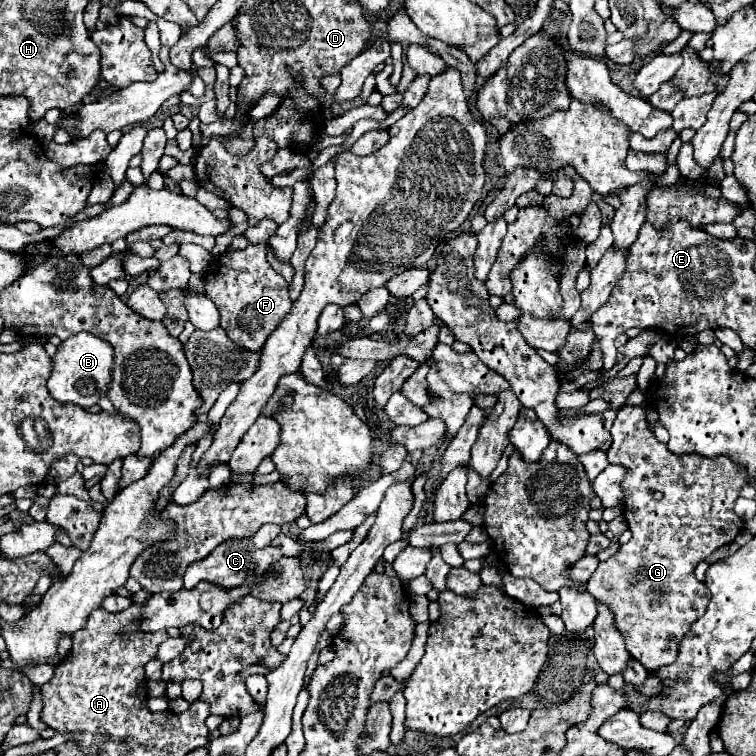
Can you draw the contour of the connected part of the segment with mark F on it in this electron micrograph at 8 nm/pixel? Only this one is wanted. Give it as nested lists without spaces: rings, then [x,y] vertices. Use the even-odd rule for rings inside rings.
[[[267,244],[247,246],[243,250],[229,248],[225,254],[213,260],[209,272],[205,274],[205,294],[221,312],[221,328],[225,328],[227,336],[235,344],[251,352],[259,352],[263,348],[269,334],[291,312],[293,306],[289,292],[285,292],[285,288],[289,287],[281,286],[279,274],[267,262],[267,250]]]

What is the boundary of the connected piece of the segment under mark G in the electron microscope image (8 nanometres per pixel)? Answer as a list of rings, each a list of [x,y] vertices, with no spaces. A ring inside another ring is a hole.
[[[623,406],[623,408],[619,408],[617,418],[615,418],[615,424],[613,424],[613,428],[611,428],[611,436],[613,436],[613,444],[611,444],[611,448],[607,450],[609,462],[611,462],[611,464],[621,464],[621,466],[625,466],[625,468],[629,470],[627,478],[623,480],[623,490],[625,490],[623,516],[625,516],[625,520],[627,520],[629,530],[633,532],[633,538],[631,538],[625,546],[621,546],[621,550],[619,550],[615,556],[611,556],[611,558],[605,560],[605,562],[599,562],[597,570],[591,574],[591,578],[589,578],[589,582],[587,582],[587,590],[595,596],[595,600],[597,600],[599,604],[607,604],[607,608],[611,608],[611,612],[613,612],[613,616],[615,616],[615,626],[619,628],[621,636],[625,638],[625,646],[627,646],[629,654],[631,654],[635,660],[639,660],[647,670],[653,672],[653,670],[657,670],[657,668],[663,668],[663,666],[675,662],[675,656],[679,654],[679,644],[681,644],[683,636],[689,632],[691,624],[697,622],[697,620],[705,614],[705,610],[707,610],[709,590],[705,588],[705,584],[697,582],[693,570],[695,570],[695,566],[697,566],[703,558],[707,558],[709,554],[713,554],[717,548],[721,548],[721,546],[725,546],[725,544],[731,544],[731,542],[735,540],[735,536],[739,534],[739,530],[743,530],[743,520],[733,512],[733,504],[735,504],[735,500],[739,498],[741,488],[745,486],[745,476],[743,476],[743,472],[739,470],[739,466],[737,466],[733,460],[725,458],[725,456],[719,456],[719,458],[703,458],[703,456],[699,456],[699,454],[675,456],[675,454],[673,454],[665,444],[661,444],[661,442],[655,438],[655,434],[649,430],[647,420],[645,420],[645,406]],[[651,490],[653,490],[653,492],[661,492],[663,498],[661,498],[661,500],[655,500],[655,498],[651,496]]]

